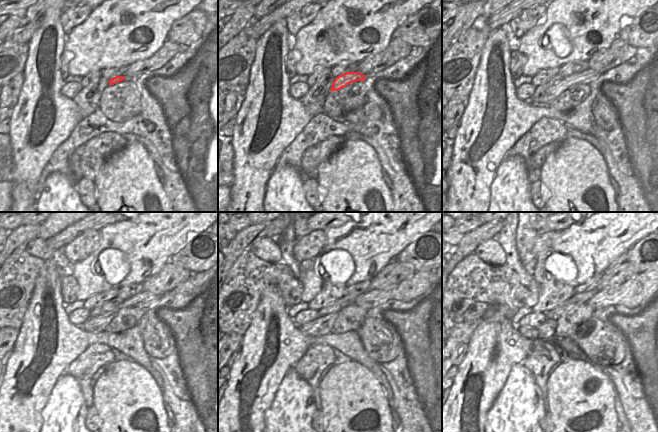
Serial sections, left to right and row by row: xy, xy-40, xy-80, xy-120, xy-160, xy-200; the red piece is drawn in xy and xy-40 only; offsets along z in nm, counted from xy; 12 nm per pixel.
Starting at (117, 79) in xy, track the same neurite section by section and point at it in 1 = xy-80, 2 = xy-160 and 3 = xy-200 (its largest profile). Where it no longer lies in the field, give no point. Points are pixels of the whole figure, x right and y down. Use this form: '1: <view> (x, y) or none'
1: xy-80 (585, 77)
2: xy-160 (419, 284)
3: xy-200 (634, 292)

